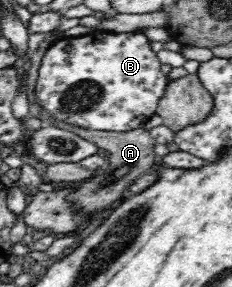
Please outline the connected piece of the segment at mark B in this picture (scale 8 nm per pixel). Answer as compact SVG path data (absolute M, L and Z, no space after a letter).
M93 31L77 37L60 37L45 51L38 69L35 101L56 121L76 125L93 132L127 132L142 128L164 95L168 79L161 69L162 63L150 48L151 41L142 31Z

